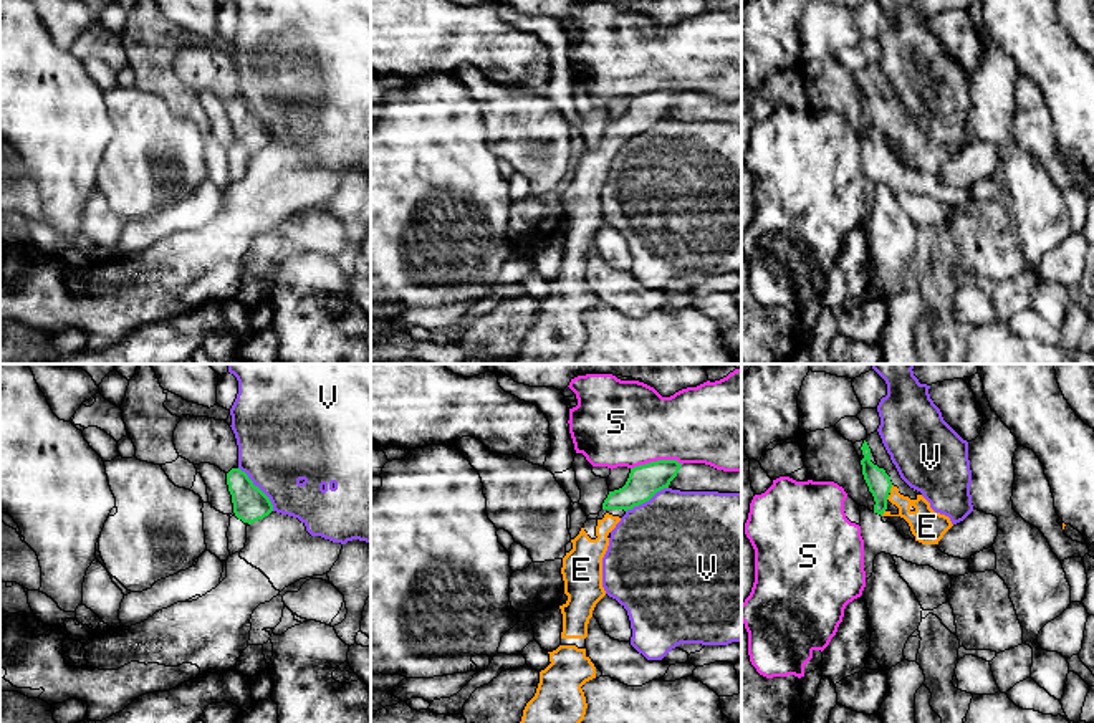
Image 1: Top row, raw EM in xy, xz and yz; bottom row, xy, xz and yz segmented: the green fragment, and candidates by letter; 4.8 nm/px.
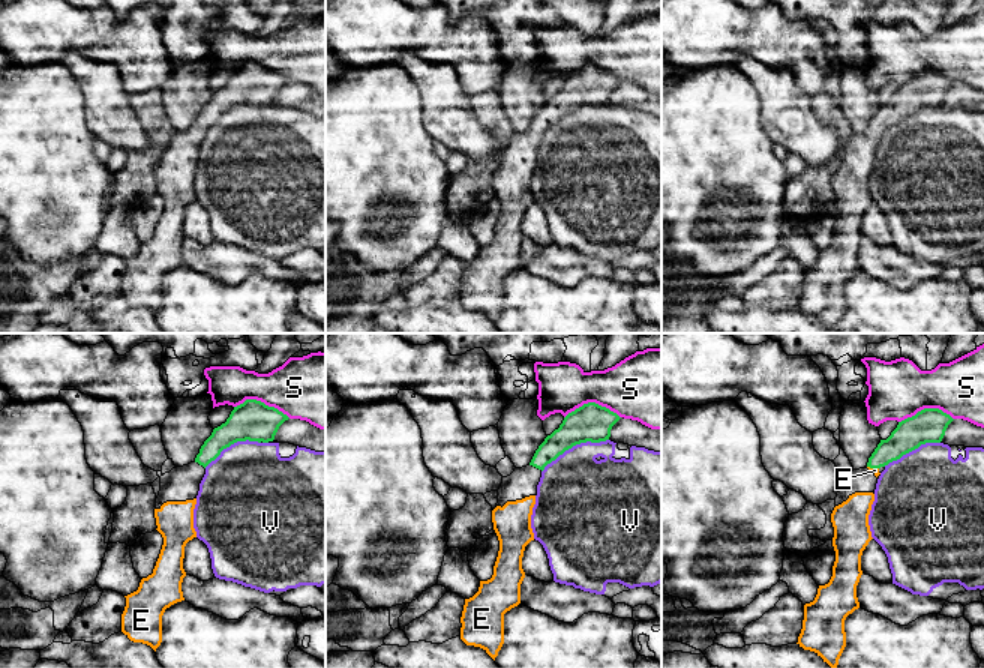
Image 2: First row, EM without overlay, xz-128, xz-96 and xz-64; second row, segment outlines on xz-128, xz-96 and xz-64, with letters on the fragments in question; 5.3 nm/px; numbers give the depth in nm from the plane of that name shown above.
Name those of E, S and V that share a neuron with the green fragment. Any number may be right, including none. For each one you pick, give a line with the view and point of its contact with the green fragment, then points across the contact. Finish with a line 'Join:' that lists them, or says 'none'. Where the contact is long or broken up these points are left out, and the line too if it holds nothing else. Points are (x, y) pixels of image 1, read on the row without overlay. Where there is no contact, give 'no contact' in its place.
E: meets green in yz at (891, 116); runs through yz (879, 113), (891, 116), (904, 138), (926, 154)
Join: E

